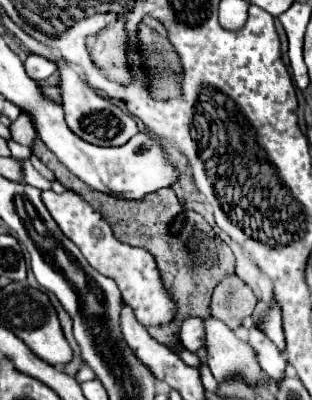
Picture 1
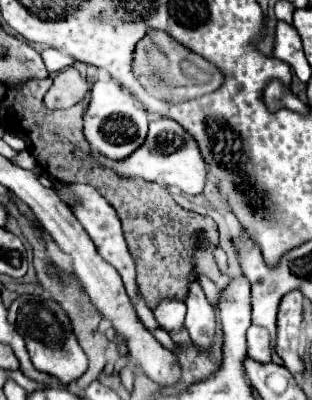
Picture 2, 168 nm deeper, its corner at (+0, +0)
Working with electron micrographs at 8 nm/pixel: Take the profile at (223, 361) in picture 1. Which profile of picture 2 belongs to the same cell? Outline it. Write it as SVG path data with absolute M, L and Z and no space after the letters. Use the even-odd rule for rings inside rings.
M194 281L190 285L186 307L188 307L186 329L192 337L192 341L200 349L208 349L208 345L212 345L212 341L214 341L216 315L214 315L214 307L208 303L208 299L206 299L202 287L198 285L198 281Z

